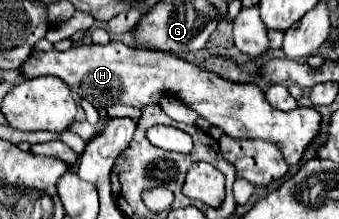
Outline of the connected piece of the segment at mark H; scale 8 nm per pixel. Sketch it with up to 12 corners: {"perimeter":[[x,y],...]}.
{"perimeter":[[122,42],[32,52],[96,108],[174,92],[230,138],[274,142],[298,166],[314,108],[272,108],[262,88]]}

